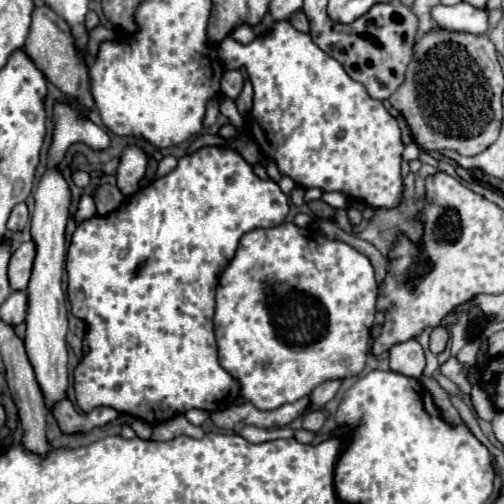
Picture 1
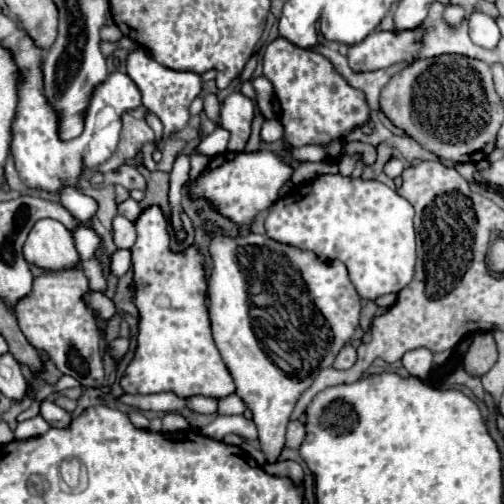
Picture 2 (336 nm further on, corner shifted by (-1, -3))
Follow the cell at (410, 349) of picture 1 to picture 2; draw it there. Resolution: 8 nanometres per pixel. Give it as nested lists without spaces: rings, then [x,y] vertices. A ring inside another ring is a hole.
[[[413,349],[403,355],[403,367],[419,379],[425,379],[433,367],[433,353],[429,349]]]

